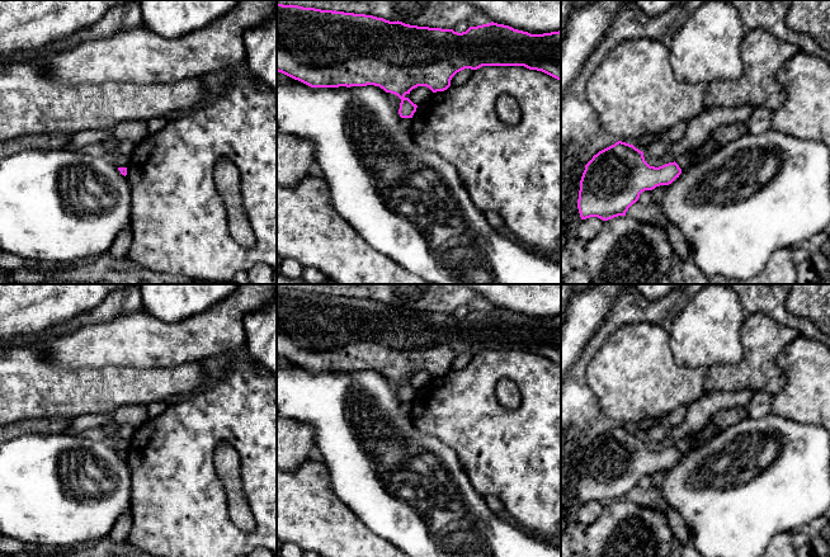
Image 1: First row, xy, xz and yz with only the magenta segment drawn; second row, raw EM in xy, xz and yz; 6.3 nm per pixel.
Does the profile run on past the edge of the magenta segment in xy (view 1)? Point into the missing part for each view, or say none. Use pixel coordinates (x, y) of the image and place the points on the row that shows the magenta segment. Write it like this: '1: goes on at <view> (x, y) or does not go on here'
1: does not go on here

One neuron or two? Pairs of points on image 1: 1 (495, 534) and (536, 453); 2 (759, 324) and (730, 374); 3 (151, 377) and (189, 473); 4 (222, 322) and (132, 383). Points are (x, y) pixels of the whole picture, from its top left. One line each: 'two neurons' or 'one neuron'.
1: two neurons
2: one neuron
3: two neurons
4: two neurons

